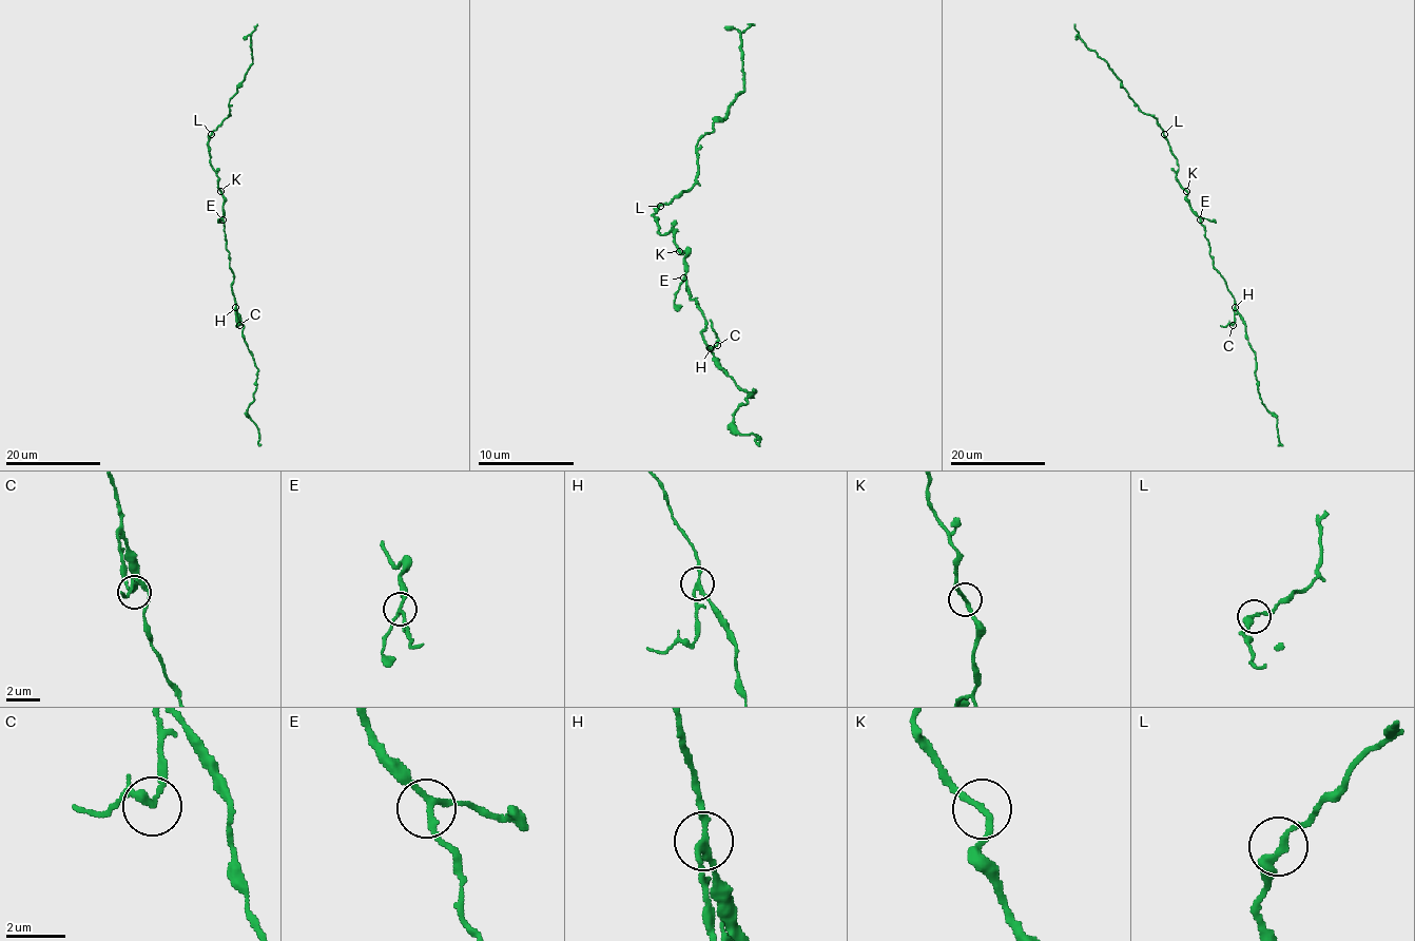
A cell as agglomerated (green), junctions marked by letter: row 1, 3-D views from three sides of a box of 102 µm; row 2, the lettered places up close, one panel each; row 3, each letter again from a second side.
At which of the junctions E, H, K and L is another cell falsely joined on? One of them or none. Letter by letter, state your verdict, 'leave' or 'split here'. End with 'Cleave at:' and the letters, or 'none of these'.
E: leave
H: split here
K: leave
L: leave
Cleave at: H

